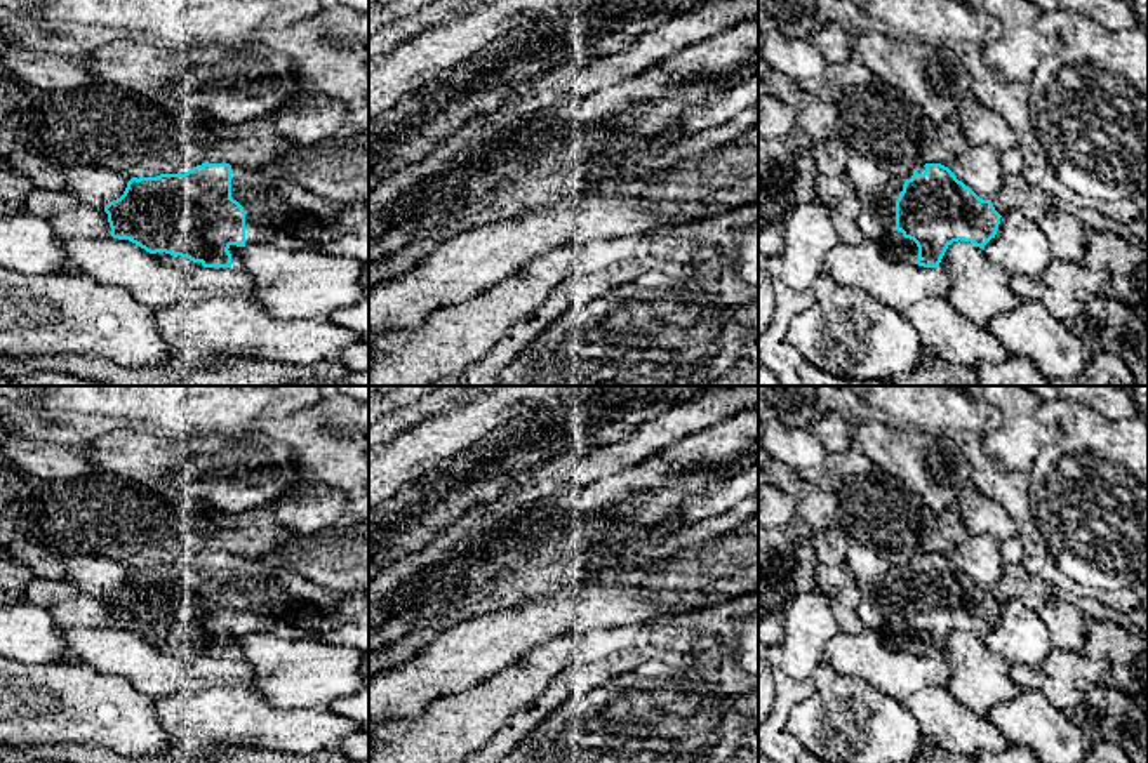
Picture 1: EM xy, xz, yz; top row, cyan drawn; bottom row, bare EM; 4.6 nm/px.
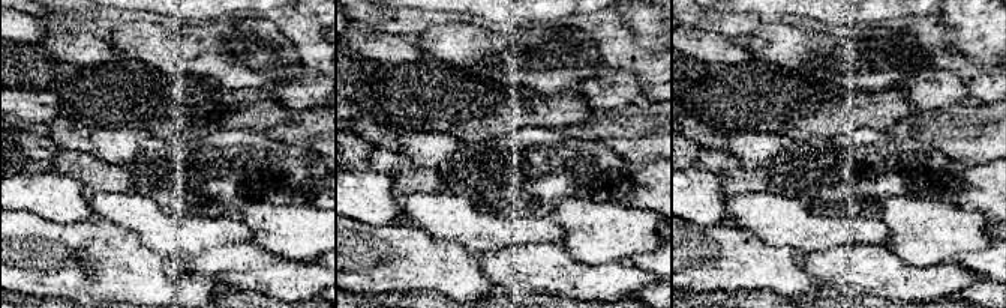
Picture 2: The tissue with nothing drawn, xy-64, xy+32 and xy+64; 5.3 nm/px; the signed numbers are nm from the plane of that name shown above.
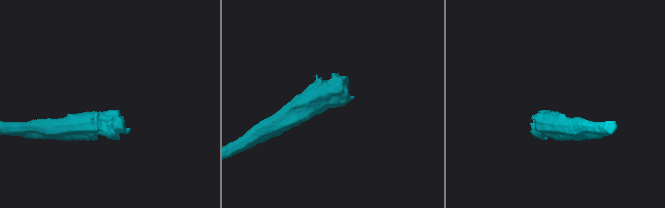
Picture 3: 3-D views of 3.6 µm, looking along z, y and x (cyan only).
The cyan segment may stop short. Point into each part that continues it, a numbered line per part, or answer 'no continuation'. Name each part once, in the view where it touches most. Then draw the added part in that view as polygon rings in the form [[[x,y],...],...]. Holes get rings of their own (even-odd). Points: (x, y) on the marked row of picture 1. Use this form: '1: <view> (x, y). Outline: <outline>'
1: xy (280, 212). Outline: [[[231,165],[231,198],[245,210],[245,245],[230,245],[231,268],[238,268],[247,245],[317,250],[334,233],[339,207],[290,179]]]

